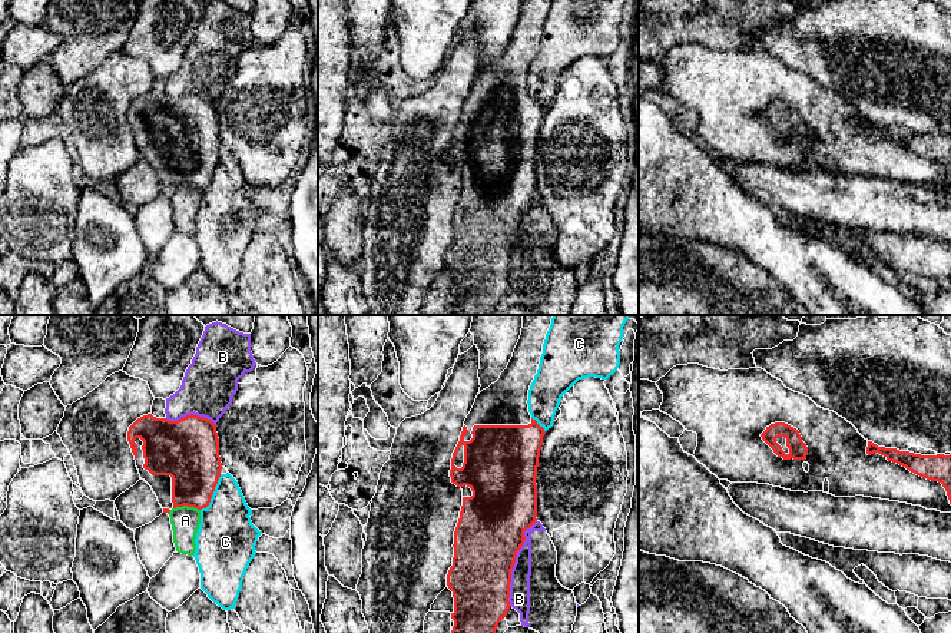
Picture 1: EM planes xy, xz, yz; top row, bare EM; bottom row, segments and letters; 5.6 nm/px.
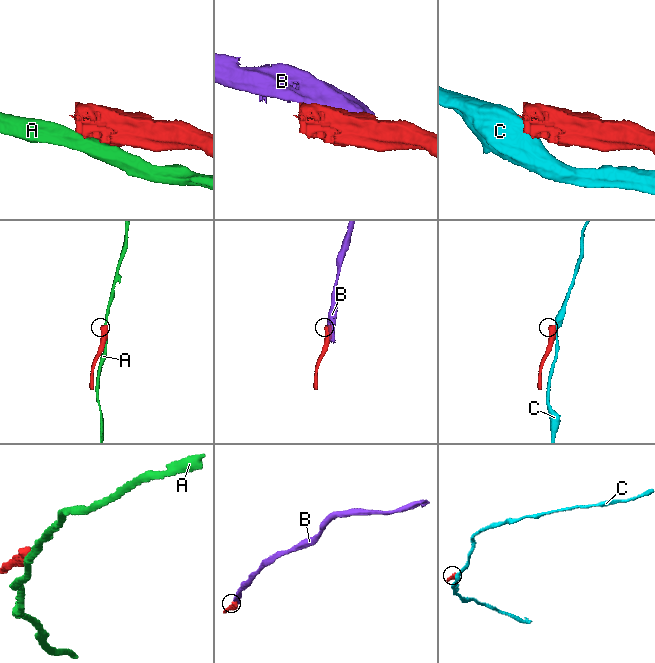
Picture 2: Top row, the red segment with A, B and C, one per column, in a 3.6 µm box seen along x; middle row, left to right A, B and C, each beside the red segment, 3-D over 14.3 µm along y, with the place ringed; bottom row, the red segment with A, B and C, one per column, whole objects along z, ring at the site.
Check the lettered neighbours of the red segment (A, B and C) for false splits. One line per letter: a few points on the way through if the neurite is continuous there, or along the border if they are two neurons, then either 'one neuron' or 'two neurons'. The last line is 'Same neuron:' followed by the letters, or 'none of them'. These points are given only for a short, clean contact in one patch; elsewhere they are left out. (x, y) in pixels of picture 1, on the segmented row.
A: two neurons
B: two neurons
C: along xy (221, 474), (211, 501), (201, 510) | two neurons
Same neuron: none of them

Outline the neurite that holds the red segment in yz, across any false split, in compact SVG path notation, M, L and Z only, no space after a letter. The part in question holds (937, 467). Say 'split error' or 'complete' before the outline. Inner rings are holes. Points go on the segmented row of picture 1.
complete; M868 441L866 454L871 455L874 453L884 455L888 461L897 463L922 478L941 483L951 504L951 454L921 455L897 448L878 447Z

